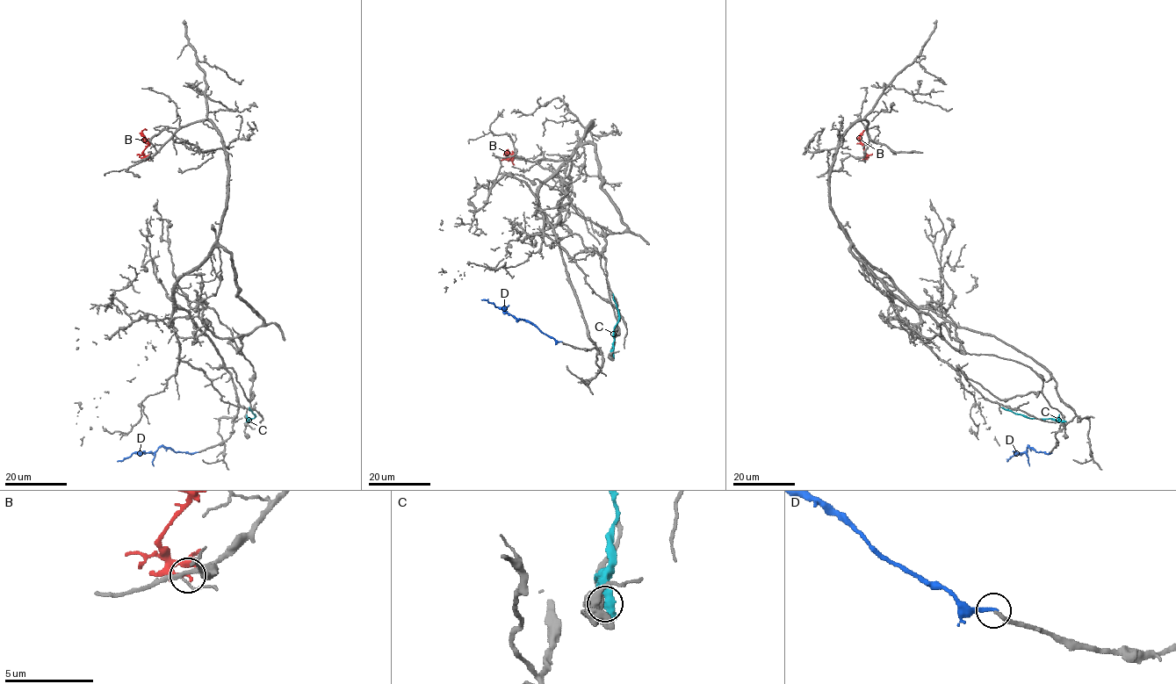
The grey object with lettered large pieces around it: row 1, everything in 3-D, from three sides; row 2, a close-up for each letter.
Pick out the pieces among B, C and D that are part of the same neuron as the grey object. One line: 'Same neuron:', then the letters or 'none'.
Same neuron: D

